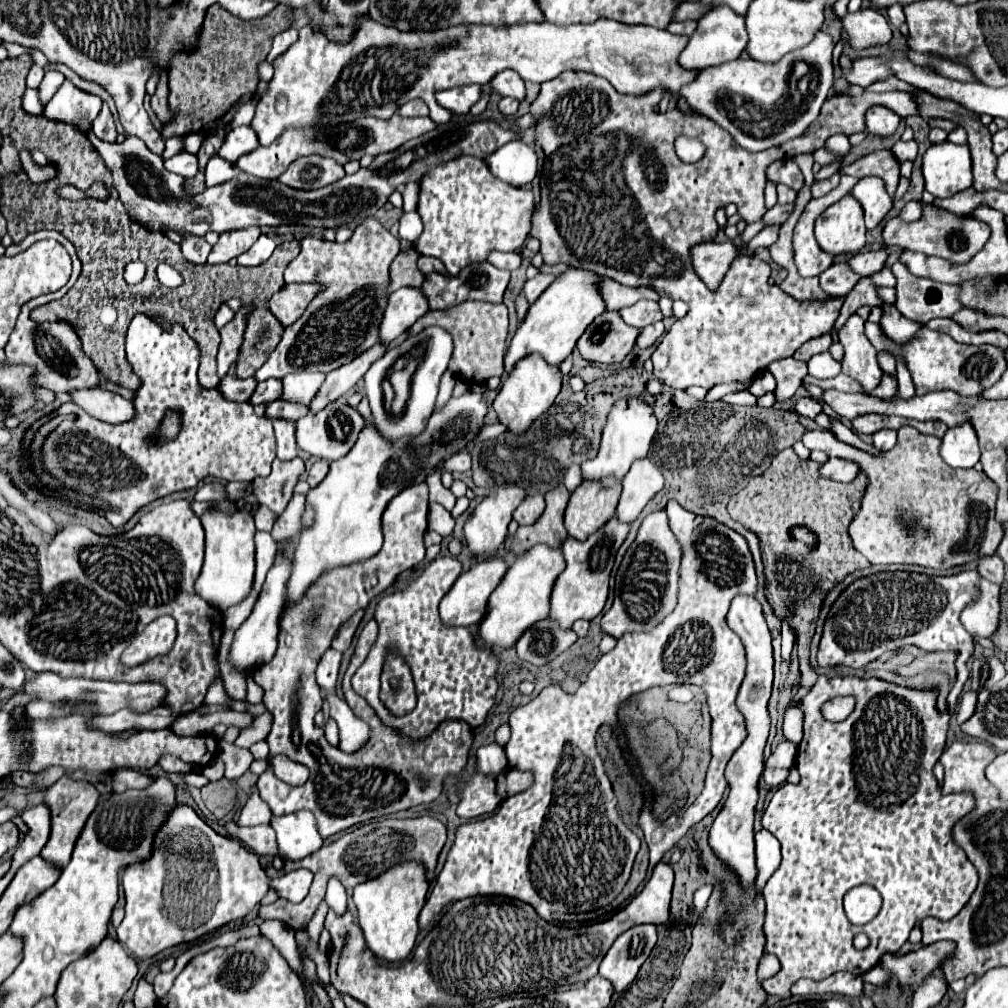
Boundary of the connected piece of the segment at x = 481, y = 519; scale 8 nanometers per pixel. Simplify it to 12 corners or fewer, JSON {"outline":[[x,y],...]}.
{"outline":[[498,487],[474,509],[464,537],[474,553],[496,553],[522,487]]}

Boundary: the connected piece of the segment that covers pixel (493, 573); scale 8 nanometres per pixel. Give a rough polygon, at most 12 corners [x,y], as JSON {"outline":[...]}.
{"outline":[[498,555],[464,571],[440,603],[448,627],[470,627],[486,613],[506,575]]}

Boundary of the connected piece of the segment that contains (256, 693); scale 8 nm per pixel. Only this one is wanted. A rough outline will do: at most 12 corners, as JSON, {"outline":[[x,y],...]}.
{"outline":[[246,673],[249,704],[262,702],[263,689],[258,686],[251,673]]}

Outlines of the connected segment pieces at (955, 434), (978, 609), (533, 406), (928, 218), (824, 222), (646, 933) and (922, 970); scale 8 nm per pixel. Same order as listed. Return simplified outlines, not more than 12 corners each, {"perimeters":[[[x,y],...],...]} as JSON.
{"perimeters":[[[968,423],[948,429],[940,455],[954,469],[974,467],[980,447]],[[980,579],[980,597],[960,621],[992,639],[1000,625],[1000,587]],[[532,353],[514,365],[492,407],[522,433],[552,407],[560,369]],[[922,205],[916,223],[884,227],[884,245],[952,263],[990,239],[978,219]],[[842,197],[818,217],[814,235],[830,255],[866,245],[860,203]],[[634,925],[608,949],[600,975],[624,991],[656,945],[654,925]],[[948,941],[886,955],[900,985],[920,985],[954,949]]]}

